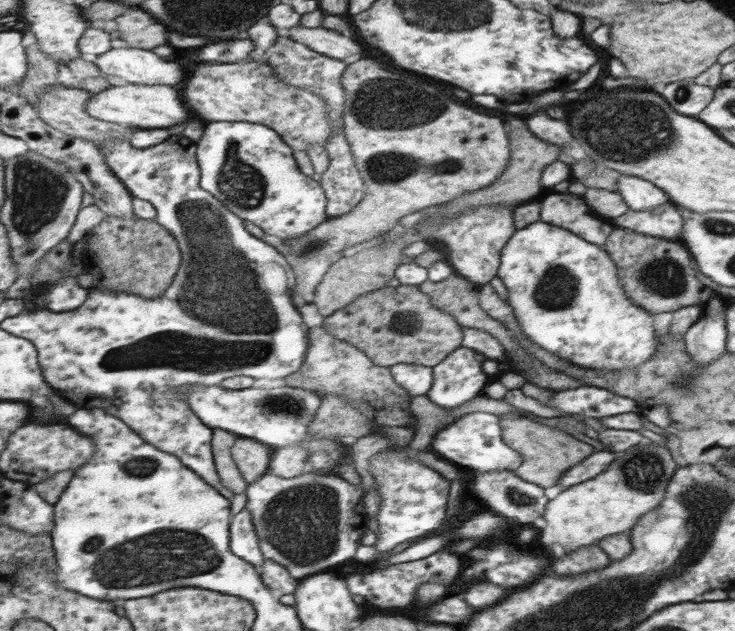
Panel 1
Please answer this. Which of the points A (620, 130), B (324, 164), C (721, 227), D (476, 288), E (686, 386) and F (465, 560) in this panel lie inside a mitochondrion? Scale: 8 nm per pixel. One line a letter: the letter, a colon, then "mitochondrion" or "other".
A: mitochondrion
B: other
C: mitochondrion
D: other
E: mitochondrion
F: other

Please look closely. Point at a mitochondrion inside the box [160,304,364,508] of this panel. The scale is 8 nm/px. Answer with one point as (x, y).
(279, 405)

